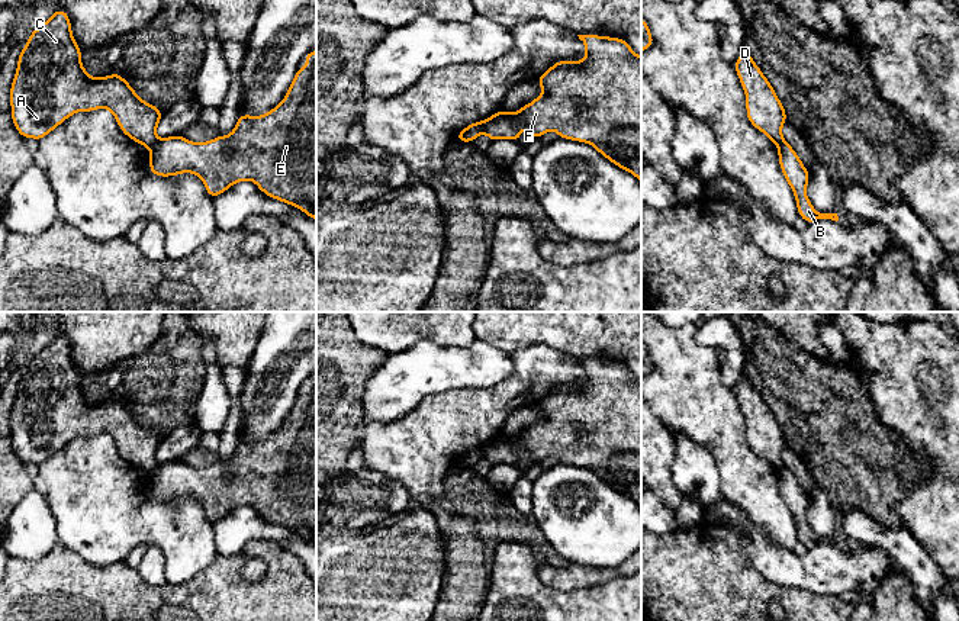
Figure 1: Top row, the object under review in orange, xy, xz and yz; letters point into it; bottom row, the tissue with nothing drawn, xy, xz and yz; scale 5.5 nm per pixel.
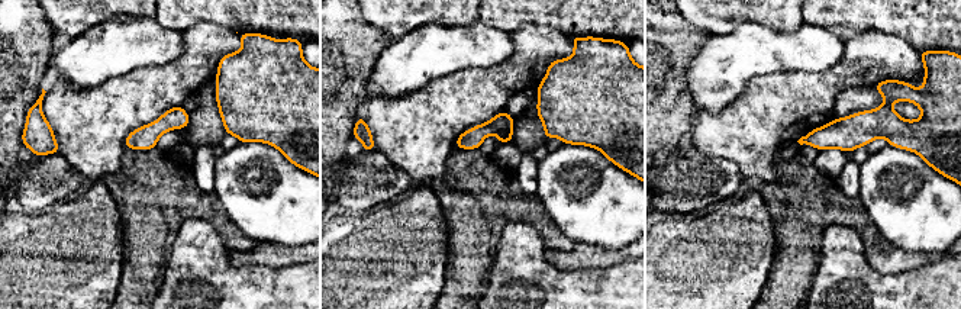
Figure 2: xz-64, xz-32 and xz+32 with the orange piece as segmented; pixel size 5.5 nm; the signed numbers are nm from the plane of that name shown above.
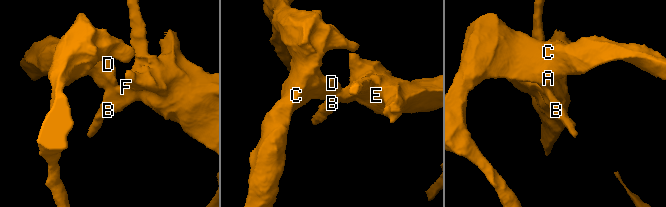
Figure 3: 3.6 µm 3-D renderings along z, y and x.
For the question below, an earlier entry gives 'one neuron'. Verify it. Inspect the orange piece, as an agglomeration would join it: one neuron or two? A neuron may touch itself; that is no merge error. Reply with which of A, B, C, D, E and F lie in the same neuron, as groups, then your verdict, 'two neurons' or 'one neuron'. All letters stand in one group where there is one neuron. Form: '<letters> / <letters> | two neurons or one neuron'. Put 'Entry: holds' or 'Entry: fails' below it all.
A C D / B E F | two neurons
Entry: fails

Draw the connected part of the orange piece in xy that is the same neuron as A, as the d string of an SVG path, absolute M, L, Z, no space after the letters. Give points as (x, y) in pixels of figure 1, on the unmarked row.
M62 334L29 360L9 422L12 447L25 464L41 466L77 437L109 434L132 466L148 474L160 466L155 454L161 435L144 427L122 400L93 403L84 395Z

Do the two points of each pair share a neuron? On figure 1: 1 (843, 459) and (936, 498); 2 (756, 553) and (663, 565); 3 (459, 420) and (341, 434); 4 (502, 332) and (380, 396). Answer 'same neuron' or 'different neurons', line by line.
1: different neurons
2: different neurons
3: different neurons
4: different neurons

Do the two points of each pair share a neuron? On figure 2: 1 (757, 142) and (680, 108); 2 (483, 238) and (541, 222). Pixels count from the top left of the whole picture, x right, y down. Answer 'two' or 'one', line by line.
1: two
2: one

